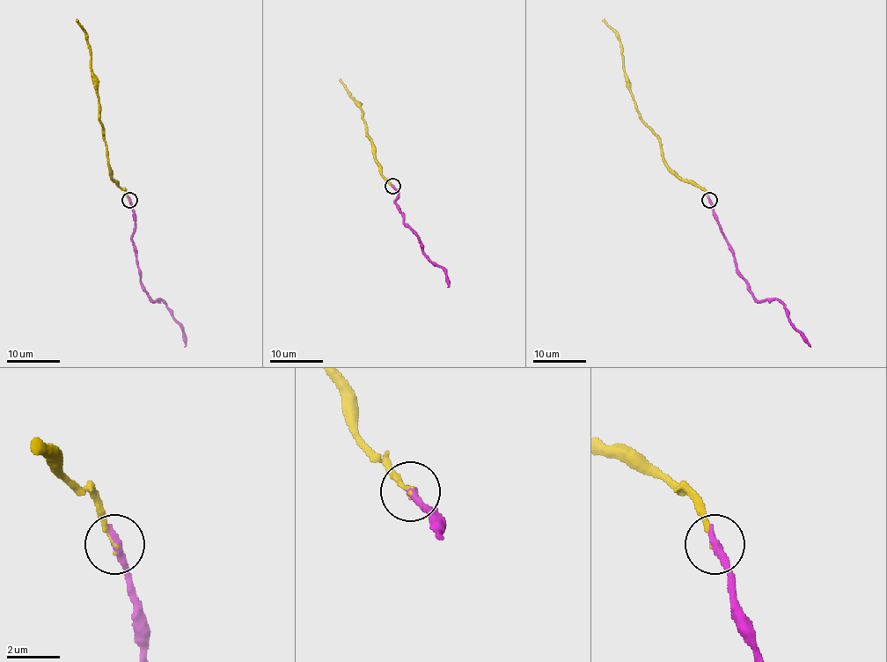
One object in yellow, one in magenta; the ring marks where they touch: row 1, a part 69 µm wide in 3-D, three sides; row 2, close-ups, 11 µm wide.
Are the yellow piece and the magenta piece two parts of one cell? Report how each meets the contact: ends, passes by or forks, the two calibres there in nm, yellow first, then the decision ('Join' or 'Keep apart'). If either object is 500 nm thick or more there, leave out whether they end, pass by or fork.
At the ring yellow ends. At the ring magenta ends. Thickness 130 nm (yellow) against 360 nm. Join

